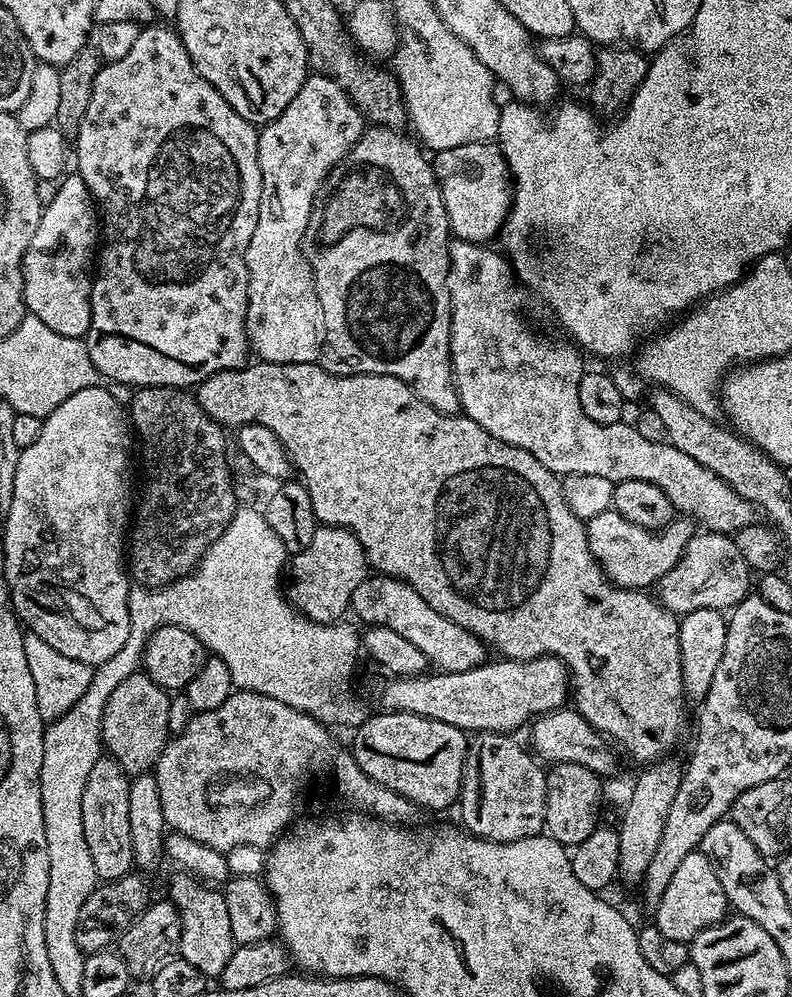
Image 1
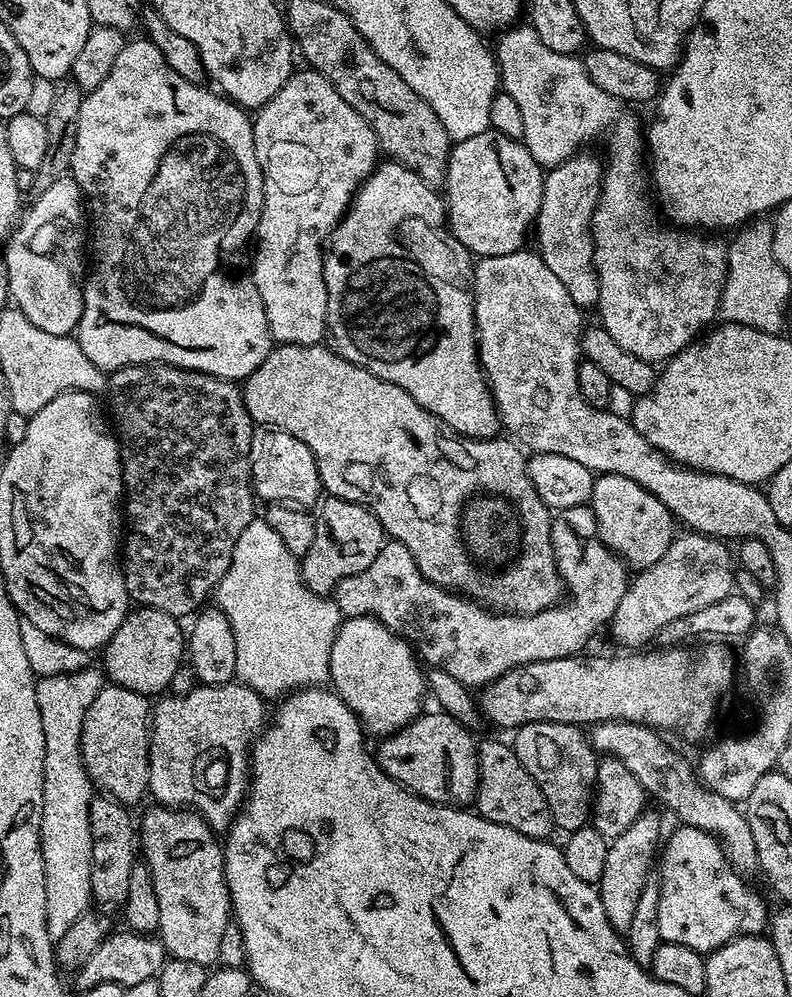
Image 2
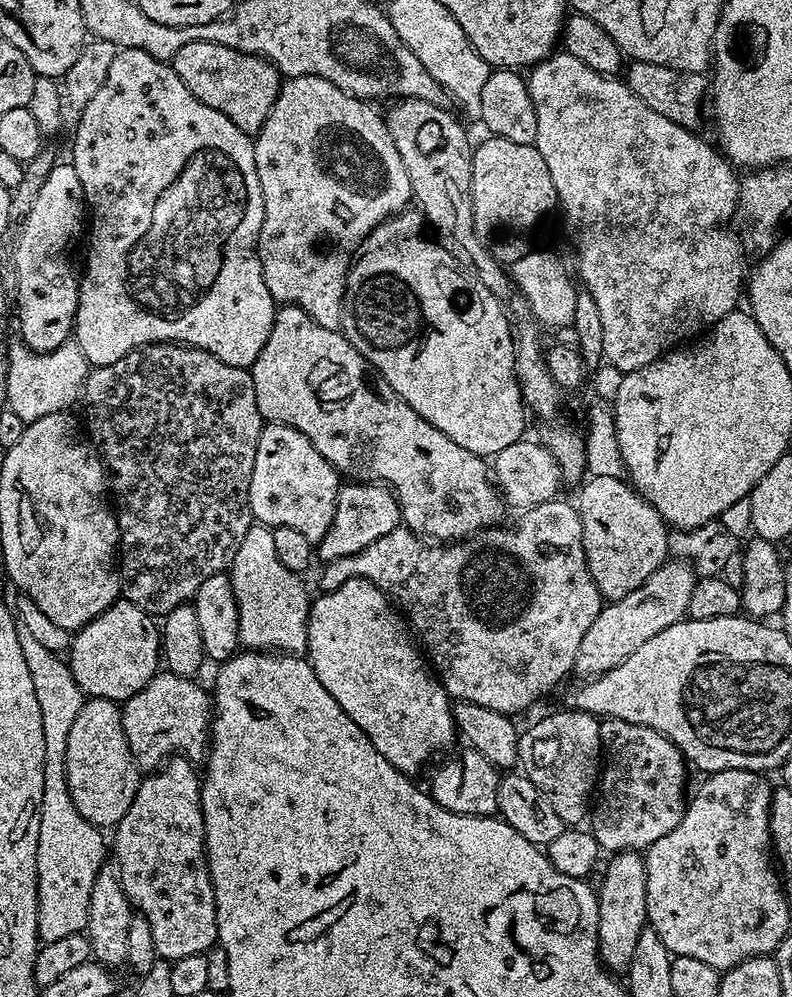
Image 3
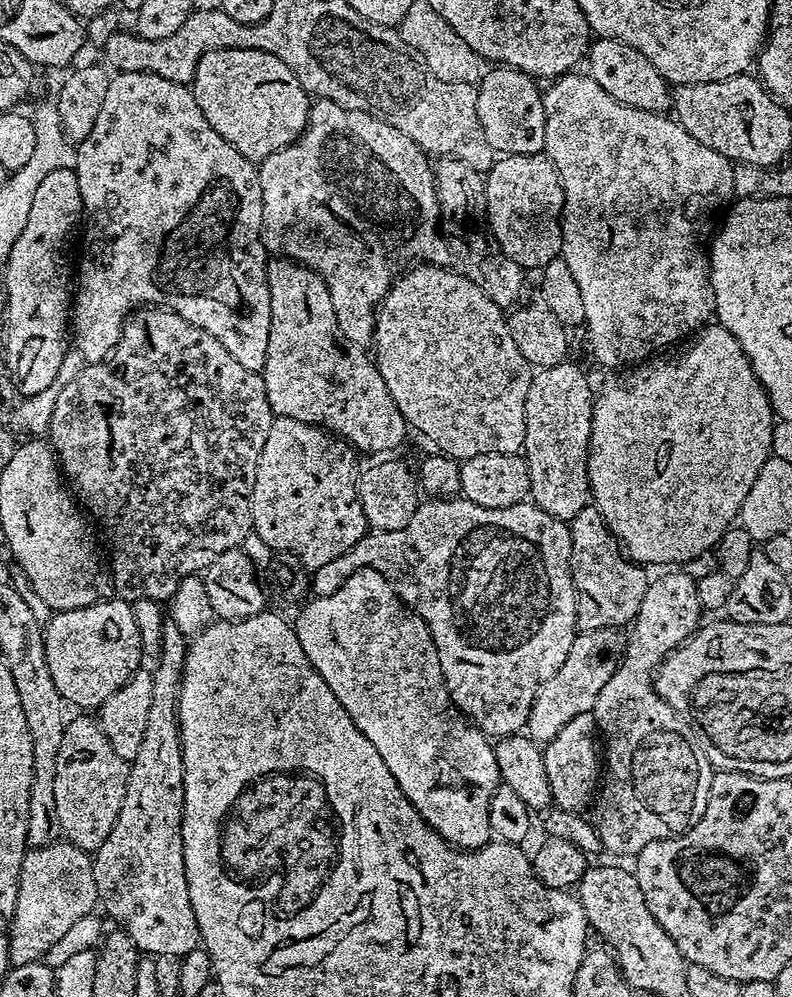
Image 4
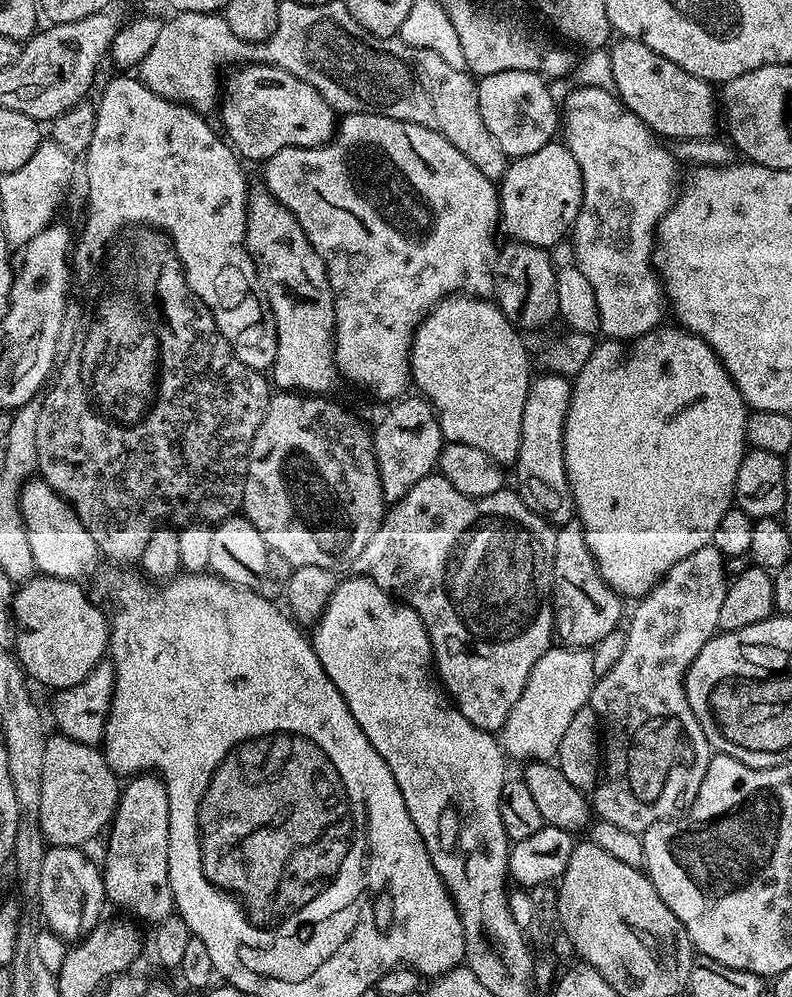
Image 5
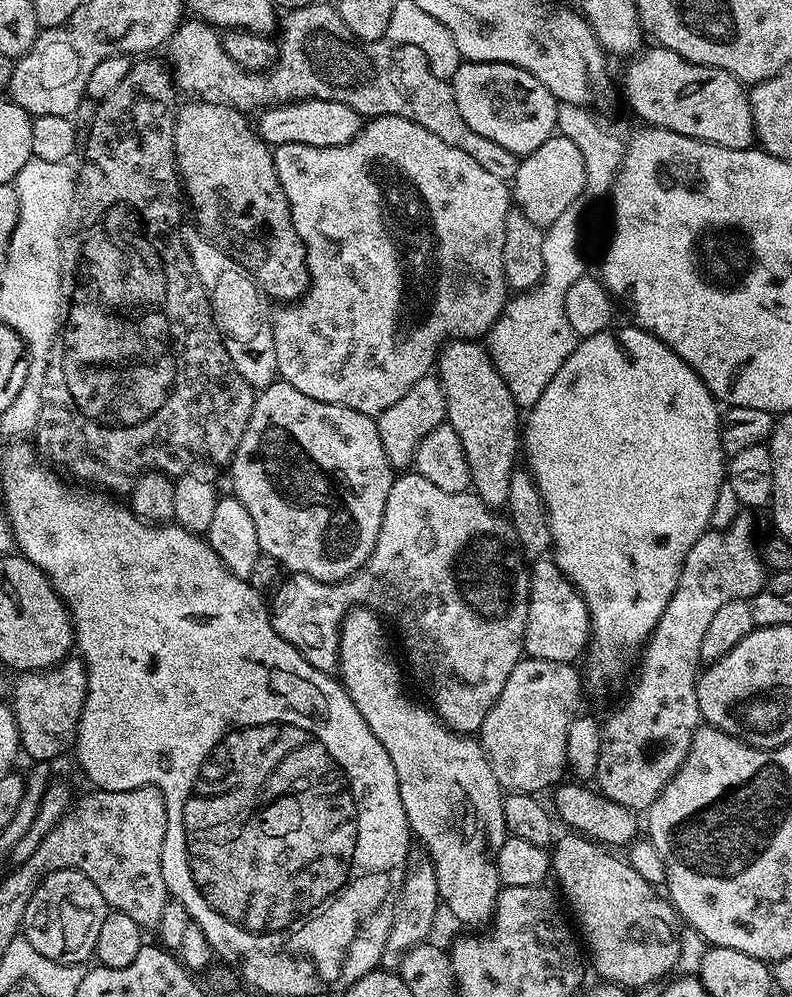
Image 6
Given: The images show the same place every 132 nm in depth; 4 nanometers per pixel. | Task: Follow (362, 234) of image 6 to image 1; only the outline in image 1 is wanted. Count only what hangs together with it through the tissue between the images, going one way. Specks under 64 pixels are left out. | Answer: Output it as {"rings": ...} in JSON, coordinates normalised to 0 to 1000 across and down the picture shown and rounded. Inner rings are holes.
{"rings":[[[391,74],[381,82],[381,90],[371,94],[366,101],[366,106],[351,114],[341,123],[332,125],[327,129],[326,138],[326,166],[331,171],[331,199],[326,207],[326,223],[321,227],[321,235],[313,240],[313,250],[311,251],[311,267],[313,268],[313,306],[311,307],[311,335],[319,354],[323,353],[330,362],[335,365],[398,365],[407,357],[407,326],[404,323],[404,304],[402,295],[396,287],[396,275],[391,263],[384,258],[384,232],[389,226],[389,220],[394,214],[394,209],[399,206],[399,196],[407,187],[409,180],[419,173],[419,170],[433,160],[434,155],[443,150],[452,142],[452,138],[460,133],[462,121],[455,113],[449,103],[434,93],[432,86],[420,80],[418,76]]]}

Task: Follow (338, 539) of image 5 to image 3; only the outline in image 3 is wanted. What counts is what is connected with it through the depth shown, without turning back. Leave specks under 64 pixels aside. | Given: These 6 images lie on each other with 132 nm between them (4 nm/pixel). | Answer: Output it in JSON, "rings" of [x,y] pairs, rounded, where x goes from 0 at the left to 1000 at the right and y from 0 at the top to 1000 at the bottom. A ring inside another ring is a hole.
{"rings":[[[335,424],[326,439],[326,451],[321,455],[321,471],[316,479],[313,503],[319,523],[342,531],[366,528],[386,536],[386,540],[402,544],[417,532],[422,524],[424,501],[432,488],[432,478],[424,468],[376,431],[364,425]]]}

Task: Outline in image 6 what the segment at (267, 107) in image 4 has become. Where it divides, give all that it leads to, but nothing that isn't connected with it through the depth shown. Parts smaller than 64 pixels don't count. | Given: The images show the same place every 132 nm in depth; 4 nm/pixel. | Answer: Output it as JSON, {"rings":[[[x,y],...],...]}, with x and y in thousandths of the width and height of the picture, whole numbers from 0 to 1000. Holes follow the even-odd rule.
{"rings":[[[375,100],[366,104],[351,104],[327,113],[328,137],[341,146],[355,144],[385,144],[403,148],[426,148],[442,141],[455,132],[457,117],[442,106],[415,100]]]}

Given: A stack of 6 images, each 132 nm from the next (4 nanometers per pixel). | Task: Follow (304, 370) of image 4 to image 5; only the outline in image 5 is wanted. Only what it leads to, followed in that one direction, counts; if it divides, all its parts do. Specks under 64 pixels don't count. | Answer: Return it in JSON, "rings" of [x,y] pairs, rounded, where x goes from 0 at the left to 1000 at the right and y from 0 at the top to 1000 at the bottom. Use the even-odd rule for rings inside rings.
{"rings":[[[336,191],[327,192],[319,192],[313,198],[308,245],[323,263],[323,274],[331,283],[331,291],[341,303],[341,311],[348,324],[348,358],[341,370],[342,384],[360,393],[418,394],[414,392],[418,391],[424,377],[427,378],[427,366],[422,356],[424,301],[419,298],[414,272],[369,213],[361,211],[361,207],[356,207],[356,203],[347,201]]]}

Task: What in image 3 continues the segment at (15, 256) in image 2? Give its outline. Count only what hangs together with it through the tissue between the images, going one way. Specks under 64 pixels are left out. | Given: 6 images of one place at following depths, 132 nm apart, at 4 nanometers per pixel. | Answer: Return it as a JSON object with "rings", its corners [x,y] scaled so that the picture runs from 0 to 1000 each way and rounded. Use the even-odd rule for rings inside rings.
{"rings":[[[72,162],[63,175],[58,178],[58,183],[53,186],[53,191],[48,194],[48,199],[43,202],[43,207],[38,208],[28,222],[25,235],[20,240],[20,275],[21,275],[21,295],[19,308],[25,313],[25,337],[24,340],[42,349],[44,353],[62,353],[73,347],[87,344],[93,333],[93,318],[98,311],[98,299],[101,298],[101,282],[98,273],[91,270],[91,261],[86,258],[86,252],[91,249],[91,244],[96,241],[96,236],[105,234],[109,229],[109,206],[105,202],[106,192],[104,183],[98,183],[98,171],[88,162]]]}

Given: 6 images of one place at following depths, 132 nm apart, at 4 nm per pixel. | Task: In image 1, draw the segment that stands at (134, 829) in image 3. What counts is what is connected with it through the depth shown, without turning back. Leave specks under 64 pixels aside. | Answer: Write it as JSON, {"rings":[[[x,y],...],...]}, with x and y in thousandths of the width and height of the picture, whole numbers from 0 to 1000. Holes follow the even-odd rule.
{"rings":[[[225,877],[217,883],[211,898],[227,918],[230,937],[227,938],[226,962],[250,969],[255,977],[264,981],[275,981],[290,965],[295,944],[290,937],[290,917],[285,914],[285,901],[282,894],[264,889],[244,878]]]}

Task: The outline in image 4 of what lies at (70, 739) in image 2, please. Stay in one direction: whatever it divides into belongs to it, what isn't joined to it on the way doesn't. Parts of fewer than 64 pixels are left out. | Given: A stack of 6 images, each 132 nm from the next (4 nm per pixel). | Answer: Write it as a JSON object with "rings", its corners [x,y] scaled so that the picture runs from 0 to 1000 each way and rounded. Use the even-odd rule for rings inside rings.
{"rings":[[[90,845],[73,846],[35,851],[28,861],[23,905],[10,931],[10,961],[15,967],[59,960],[68,945],[73,945],[73,941],[98,925],[98,921],[114,917],[122,910],[116,859]]]}

